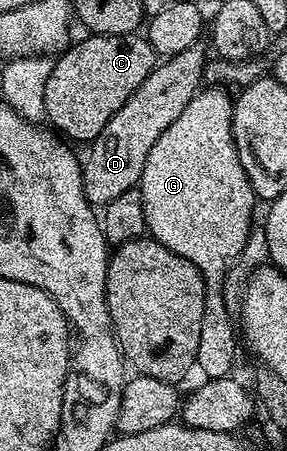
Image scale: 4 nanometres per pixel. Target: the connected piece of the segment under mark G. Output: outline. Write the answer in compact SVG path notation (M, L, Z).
M208 86L194 94L184 111L168 126L148 152L144 172L138 189L144 203L144 216L147 233L153 240L166 246L168 250L190 260L201 272L205 282L204 314L200 327L200 339L195 367L202 370L205 379L227 378L236 358L236 324L232 322L224 286L226 276L234 260L243 252L250 230L256 195L250 178L244 172L236 151L234 138L233 97L223 87Z

